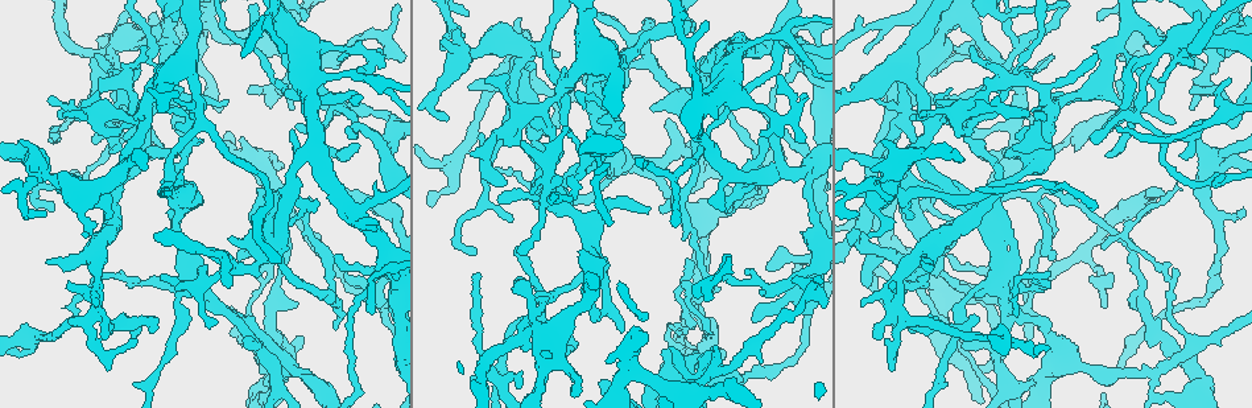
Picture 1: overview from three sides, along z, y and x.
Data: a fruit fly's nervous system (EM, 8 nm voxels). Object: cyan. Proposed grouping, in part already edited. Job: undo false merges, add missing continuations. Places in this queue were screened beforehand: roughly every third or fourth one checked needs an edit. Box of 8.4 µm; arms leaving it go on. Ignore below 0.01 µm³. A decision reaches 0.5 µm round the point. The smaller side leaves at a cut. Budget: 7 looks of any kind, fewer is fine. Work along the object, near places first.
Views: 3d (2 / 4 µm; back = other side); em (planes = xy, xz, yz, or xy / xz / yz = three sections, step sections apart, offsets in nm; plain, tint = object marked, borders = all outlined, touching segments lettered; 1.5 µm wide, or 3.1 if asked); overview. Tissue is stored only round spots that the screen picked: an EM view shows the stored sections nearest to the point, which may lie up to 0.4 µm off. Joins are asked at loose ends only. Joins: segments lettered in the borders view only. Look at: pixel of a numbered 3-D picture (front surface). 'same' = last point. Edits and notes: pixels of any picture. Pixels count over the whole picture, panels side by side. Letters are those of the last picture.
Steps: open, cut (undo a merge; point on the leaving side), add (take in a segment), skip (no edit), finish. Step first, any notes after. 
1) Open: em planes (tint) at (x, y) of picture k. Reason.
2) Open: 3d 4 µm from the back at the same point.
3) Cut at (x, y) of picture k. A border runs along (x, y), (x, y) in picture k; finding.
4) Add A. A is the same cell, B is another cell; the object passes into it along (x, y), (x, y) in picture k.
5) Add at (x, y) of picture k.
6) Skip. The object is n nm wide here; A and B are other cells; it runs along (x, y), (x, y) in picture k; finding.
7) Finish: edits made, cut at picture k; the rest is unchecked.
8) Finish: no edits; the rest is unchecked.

Open: em planes (borders) at (260, 175) of picture 1. Narrows sharply.

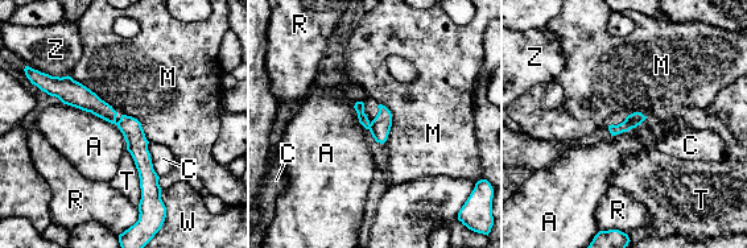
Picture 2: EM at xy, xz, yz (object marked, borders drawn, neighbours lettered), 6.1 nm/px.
Skip. The longest contact is with A, 500 nm; A, C, M, R, T, W and Z are other cells; one cell here.

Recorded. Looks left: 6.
Open: 3d 2 µm at (276, 205) of picture 1.

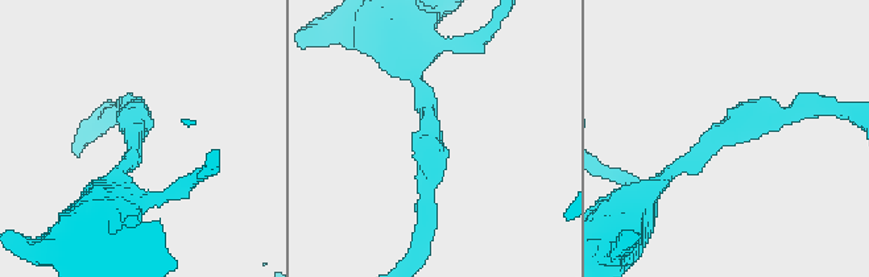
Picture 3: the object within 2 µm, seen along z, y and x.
Open: em planes (tint) at (711, 136) of picture 3.

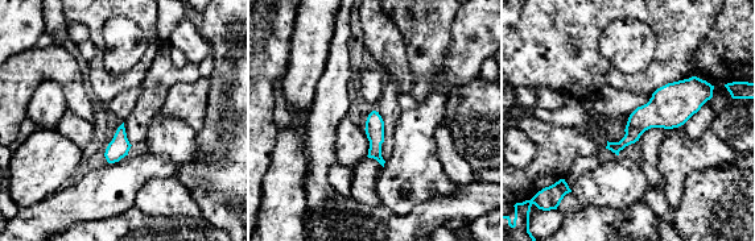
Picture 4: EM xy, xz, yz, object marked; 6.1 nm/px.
Open: em planes (borders) at the same point. What lies round it.

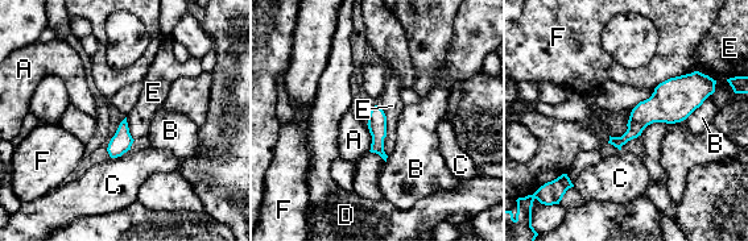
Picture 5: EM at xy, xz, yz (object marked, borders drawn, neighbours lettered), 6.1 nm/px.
Skip. A, B, C, D, E and F are other cells; it runs along (709, 86), (612, 140) in picture 5; continuous, no second cell.

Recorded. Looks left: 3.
Open: em planes (borders) at (79, 212) of picture 1. Thick turns thin.

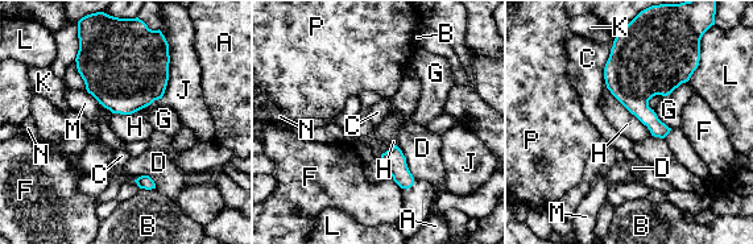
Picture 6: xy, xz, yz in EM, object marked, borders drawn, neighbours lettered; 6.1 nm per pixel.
Skip. A, B, C, D, F, G, H, J, K, L, M, N and P are other cells; a border runs along (605, 87), (652, 135) in picture 6; one cell here.

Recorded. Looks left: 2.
Finish: no edits; the rest is unchecked.

